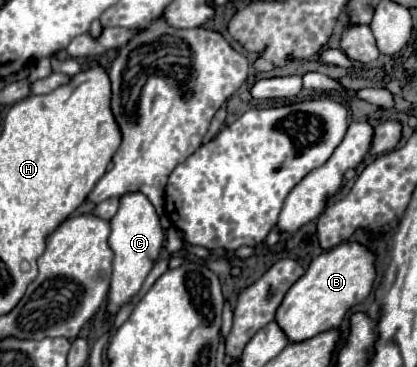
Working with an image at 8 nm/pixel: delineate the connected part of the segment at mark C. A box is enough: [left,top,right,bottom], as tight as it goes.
[106,193,164,317]

